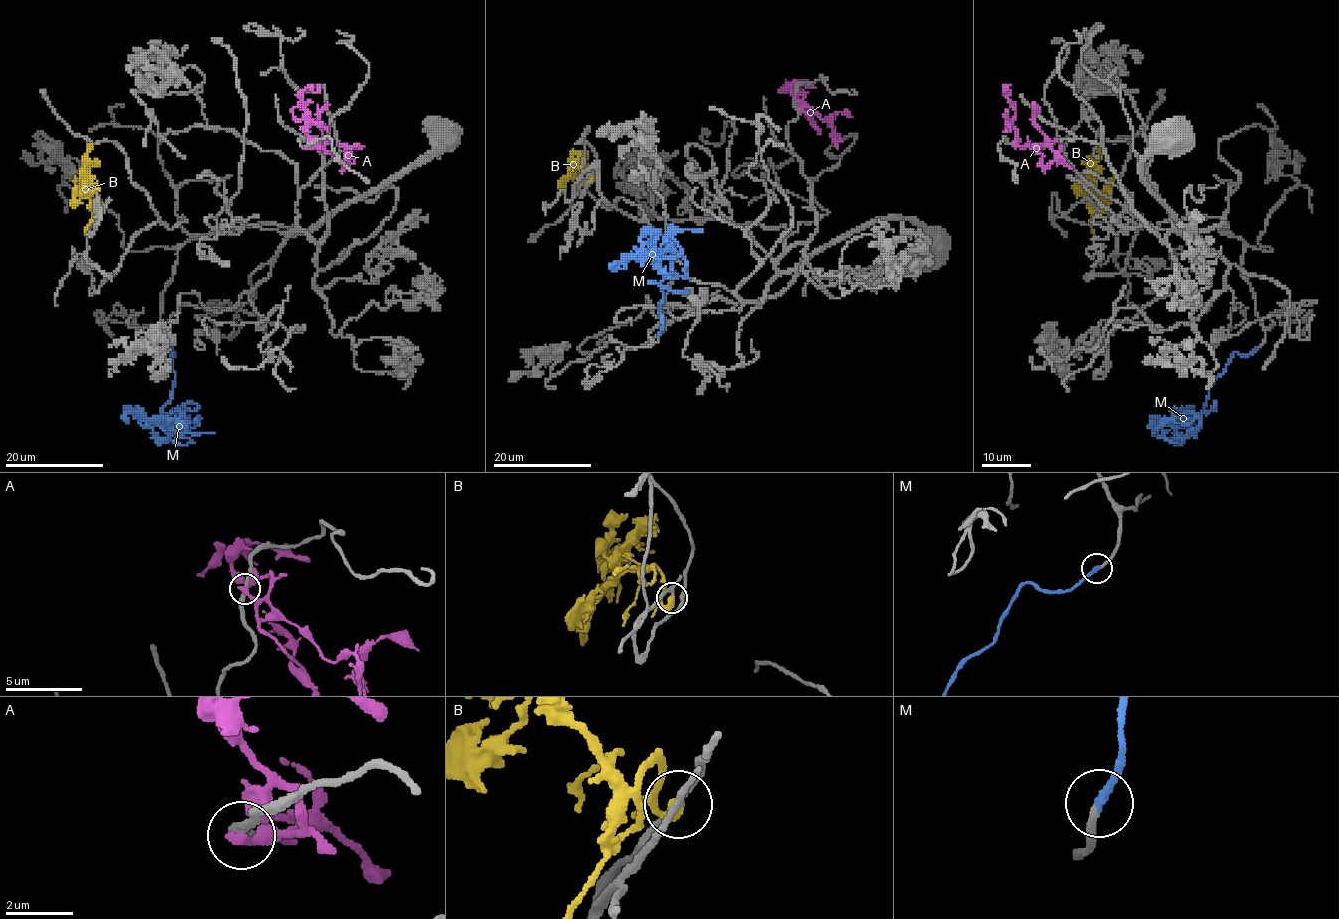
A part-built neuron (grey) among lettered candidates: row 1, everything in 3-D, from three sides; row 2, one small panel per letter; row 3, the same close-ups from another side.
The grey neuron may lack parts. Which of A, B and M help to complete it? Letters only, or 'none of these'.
B, M

